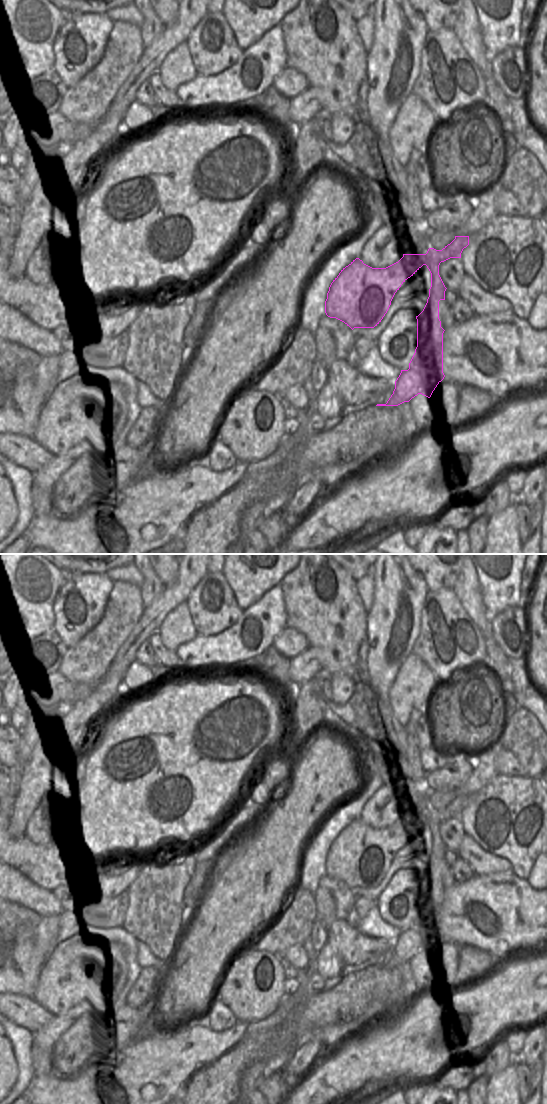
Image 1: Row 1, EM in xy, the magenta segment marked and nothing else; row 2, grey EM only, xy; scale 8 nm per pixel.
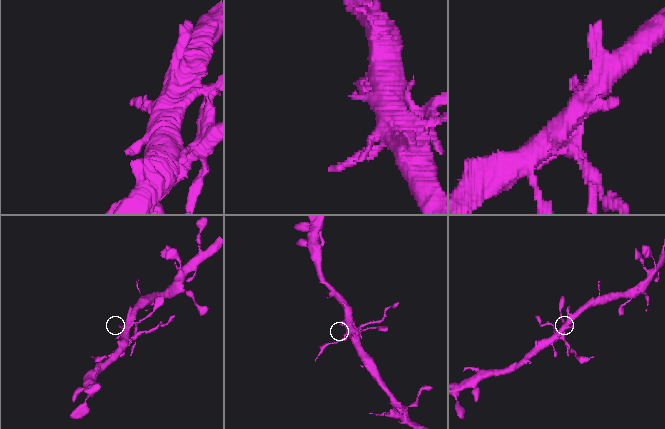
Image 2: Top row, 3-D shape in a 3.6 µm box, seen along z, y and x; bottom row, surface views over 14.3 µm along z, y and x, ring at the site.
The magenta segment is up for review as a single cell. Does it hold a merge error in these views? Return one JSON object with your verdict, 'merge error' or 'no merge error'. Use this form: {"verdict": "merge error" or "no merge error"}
{"verdict": "merge error"}

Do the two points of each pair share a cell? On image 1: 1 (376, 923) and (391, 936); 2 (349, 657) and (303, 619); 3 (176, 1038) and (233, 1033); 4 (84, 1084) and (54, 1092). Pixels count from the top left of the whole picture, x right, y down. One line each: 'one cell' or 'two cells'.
1: one cell
2: one cell
3: one cell
4: one cell

